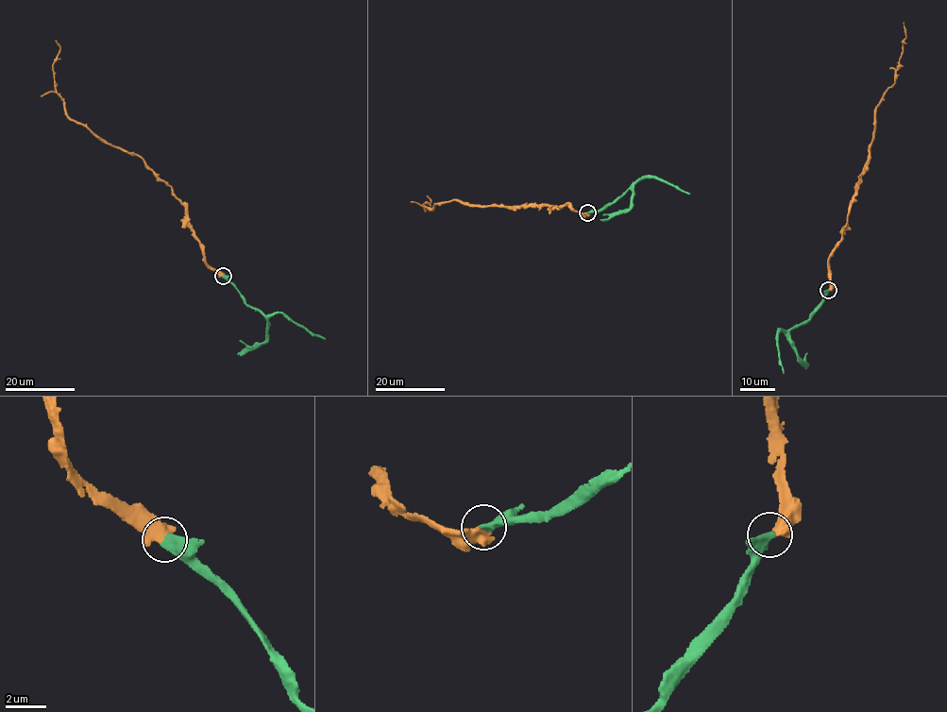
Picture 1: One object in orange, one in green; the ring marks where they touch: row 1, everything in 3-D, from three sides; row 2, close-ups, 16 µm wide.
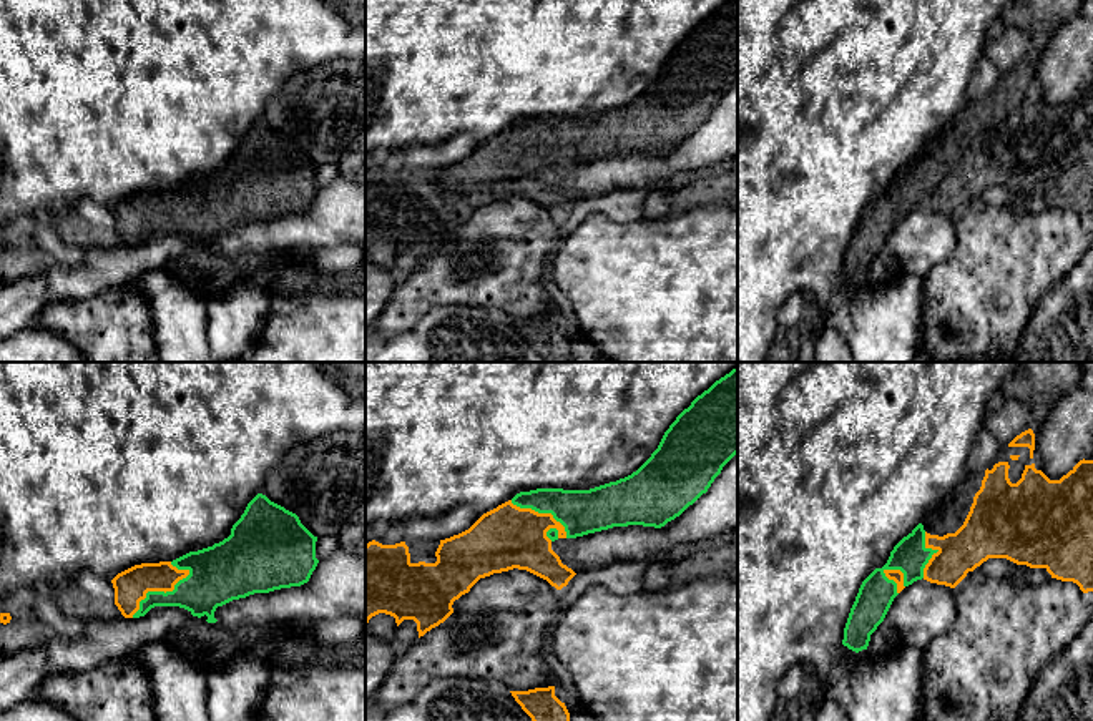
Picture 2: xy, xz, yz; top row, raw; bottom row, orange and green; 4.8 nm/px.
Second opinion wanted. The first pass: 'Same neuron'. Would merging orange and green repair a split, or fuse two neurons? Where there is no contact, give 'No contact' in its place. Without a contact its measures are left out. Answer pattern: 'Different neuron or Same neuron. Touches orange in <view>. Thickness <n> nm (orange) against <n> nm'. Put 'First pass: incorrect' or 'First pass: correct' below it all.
Same neuron. Touches orange in xy. Thickness 160 nm (orange) against 220 nm
First pass: correct

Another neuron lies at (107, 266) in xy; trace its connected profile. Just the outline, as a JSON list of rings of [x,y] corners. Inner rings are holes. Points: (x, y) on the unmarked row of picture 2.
[[[154,234],[140,246],[116,246],[106,239],[83,239],[83,243],[86,244],[86,259],[81,264],[83,297],[91,297],[100,291],[135,284],[146,271],[164,269],[168,259],[191,244],[191,239],[179,234]]]

